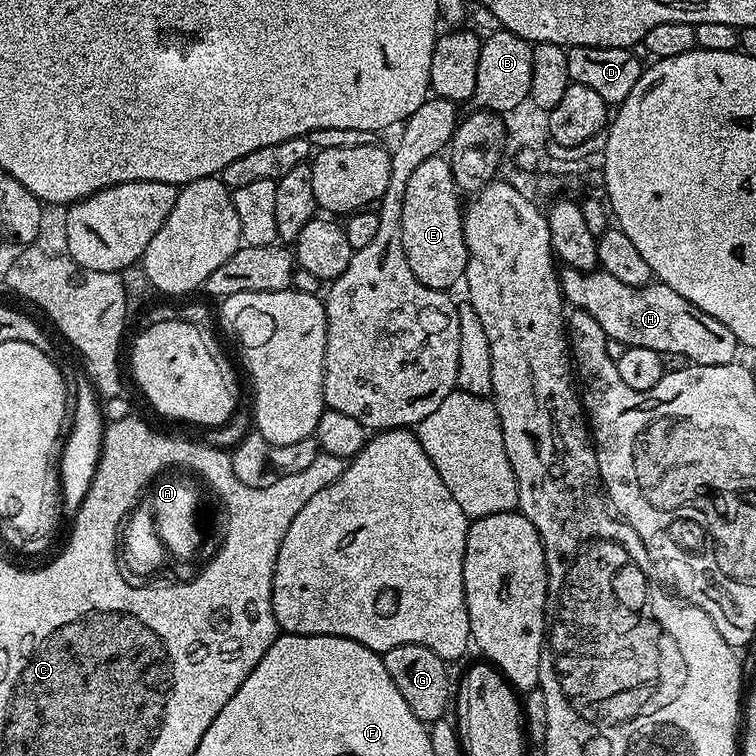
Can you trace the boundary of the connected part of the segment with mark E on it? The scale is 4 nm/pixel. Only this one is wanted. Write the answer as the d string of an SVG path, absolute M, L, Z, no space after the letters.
M443 155L426 158L410 174L410 182L406 182L406 194L402 198L402 250L414 278L431 288L452 290L464 279L464 266L468 261L468 247L464 242L464 223L462 221L462 204L459 204L456 183L452 177L451 163Z

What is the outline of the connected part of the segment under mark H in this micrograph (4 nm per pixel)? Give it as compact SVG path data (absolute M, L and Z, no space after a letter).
M569 267L559 273L558 279L561 293L573 309L588 312L608 338L616 338L629 348L646 346L658 353L686 354L693 364L702 366L722 366L737 359L734 334L718 318L710 318L710 314L670 290L670 286L653 282L645 288L635 288L599 270L579 272Z

